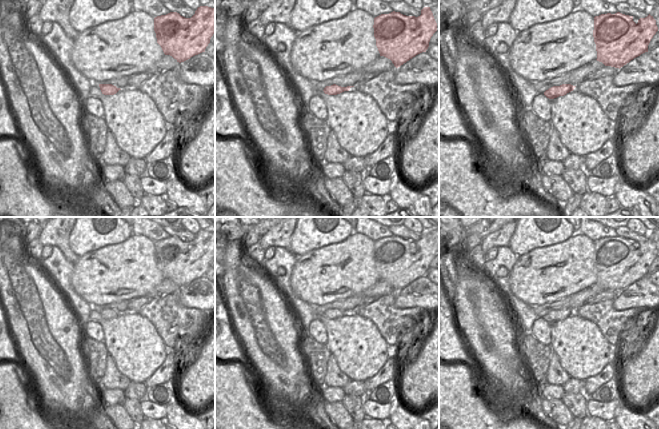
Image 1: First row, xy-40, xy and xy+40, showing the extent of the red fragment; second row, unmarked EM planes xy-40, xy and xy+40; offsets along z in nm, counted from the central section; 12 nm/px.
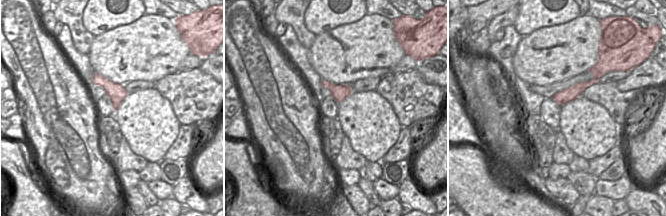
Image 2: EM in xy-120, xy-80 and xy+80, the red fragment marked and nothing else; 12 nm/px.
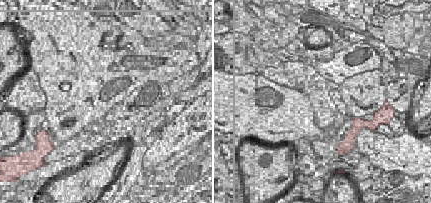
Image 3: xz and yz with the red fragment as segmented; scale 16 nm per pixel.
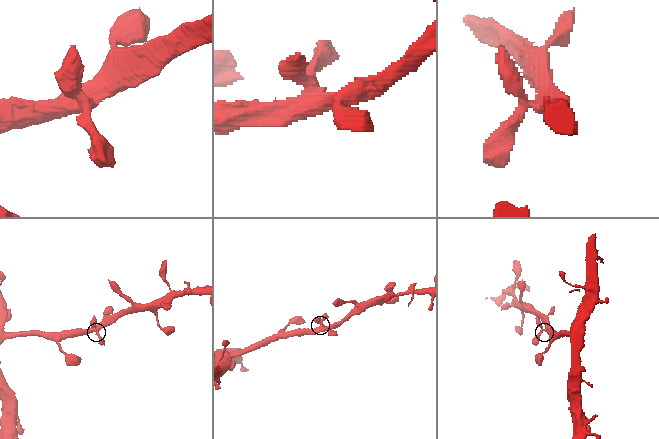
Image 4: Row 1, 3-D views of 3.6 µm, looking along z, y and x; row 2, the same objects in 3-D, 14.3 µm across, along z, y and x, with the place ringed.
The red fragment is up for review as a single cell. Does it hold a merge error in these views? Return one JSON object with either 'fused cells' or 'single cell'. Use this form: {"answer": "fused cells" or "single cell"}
{"answer": "single cell"}

